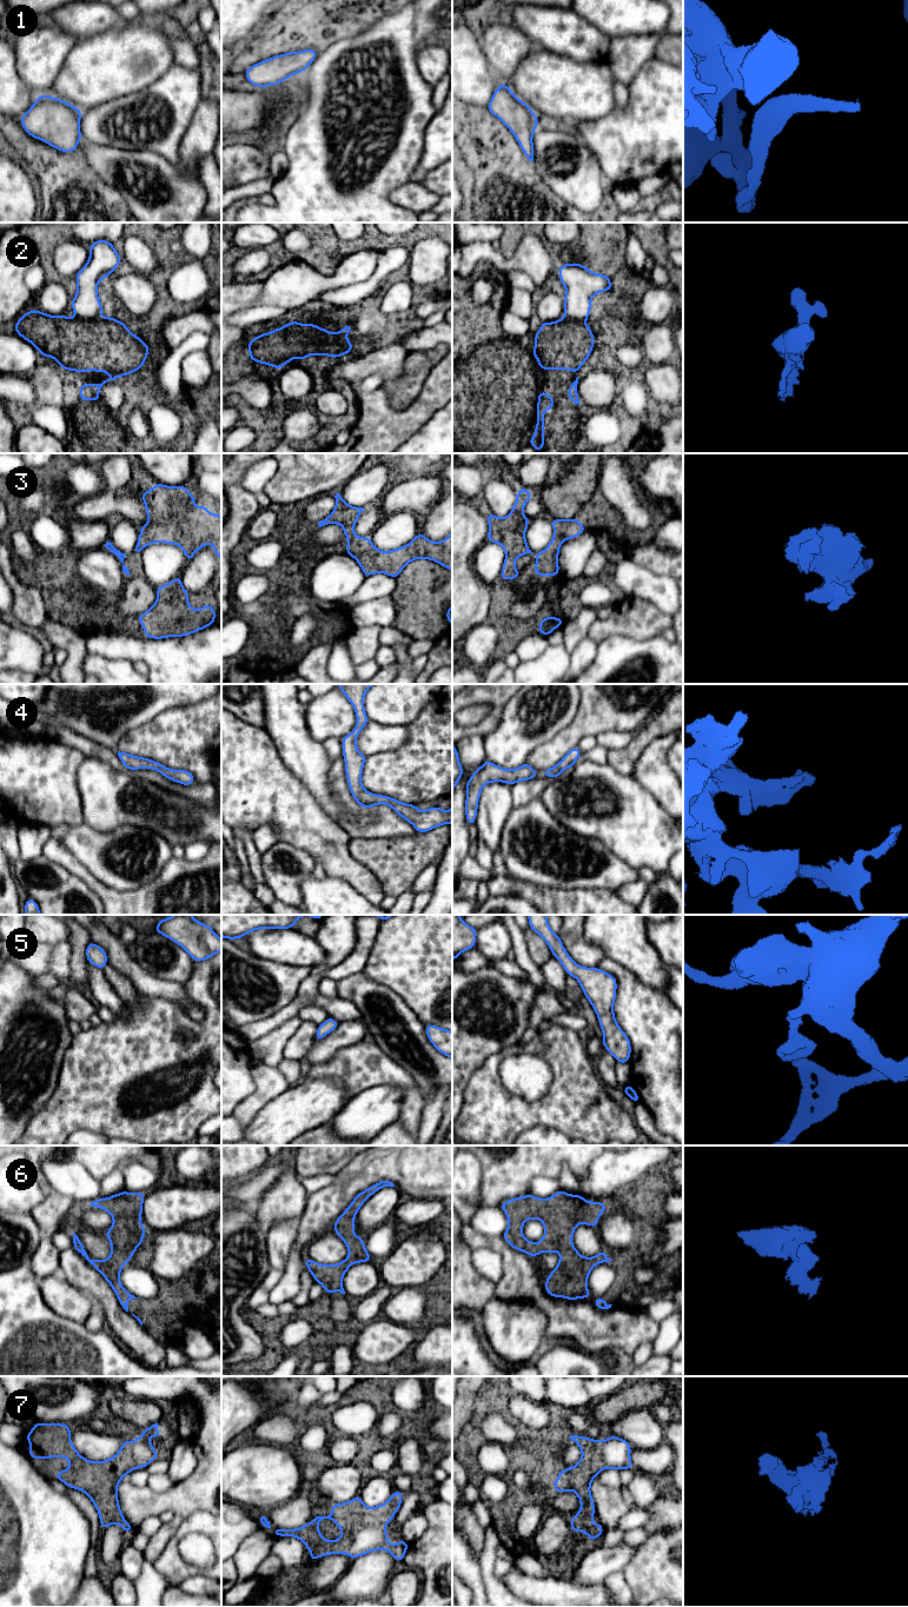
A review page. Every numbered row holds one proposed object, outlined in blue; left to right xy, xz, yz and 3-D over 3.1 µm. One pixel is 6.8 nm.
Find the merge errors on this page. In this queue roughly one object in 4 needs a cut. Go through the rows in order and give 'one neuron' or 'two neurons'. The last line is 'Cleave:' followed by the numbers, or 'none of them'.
1: one neuron
2: two neurons
3: one neuron
4: one neuron
5: one neuron
6: one neuron
7: one neuron
Cleave: 2

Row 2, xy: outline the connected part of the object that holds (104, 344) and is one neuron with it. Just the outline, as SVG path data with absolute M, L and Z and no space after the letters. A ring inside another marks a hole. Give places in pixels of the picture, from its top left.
M29 310L16 321L14 330L31 343L42 357L53 358L62 370L74 372L99 371L111 376L101 384L80 385L79 400L84 401L100 401L99 390L104 384L139 371L148 357L150 345L130 332L124 321L115 320L113 317L85 320L78 317L49 316L37 310Z

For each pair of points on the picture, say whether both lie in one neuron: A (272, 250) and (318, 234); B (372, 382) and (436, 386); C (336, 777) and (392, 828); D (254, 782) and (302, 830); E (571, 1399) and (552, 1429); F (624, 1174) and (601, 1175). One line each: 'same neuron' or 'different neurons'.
A: same neuron
B: different neurons
C: same neuron
D: same neuron
E: different neurons
F: same neuron

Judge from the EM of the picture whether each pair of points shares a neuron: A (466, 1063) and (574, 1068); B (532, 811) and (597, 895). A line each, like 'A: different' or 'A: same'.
A: different
B: different

